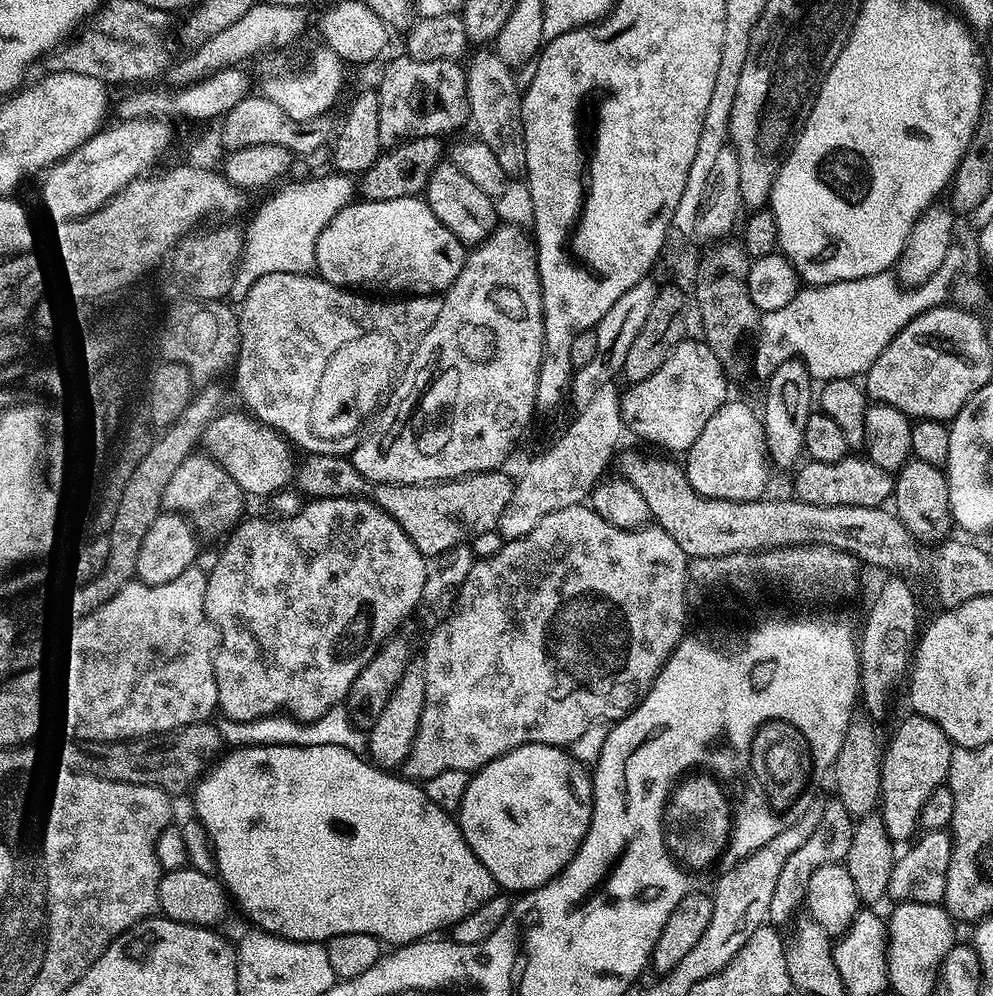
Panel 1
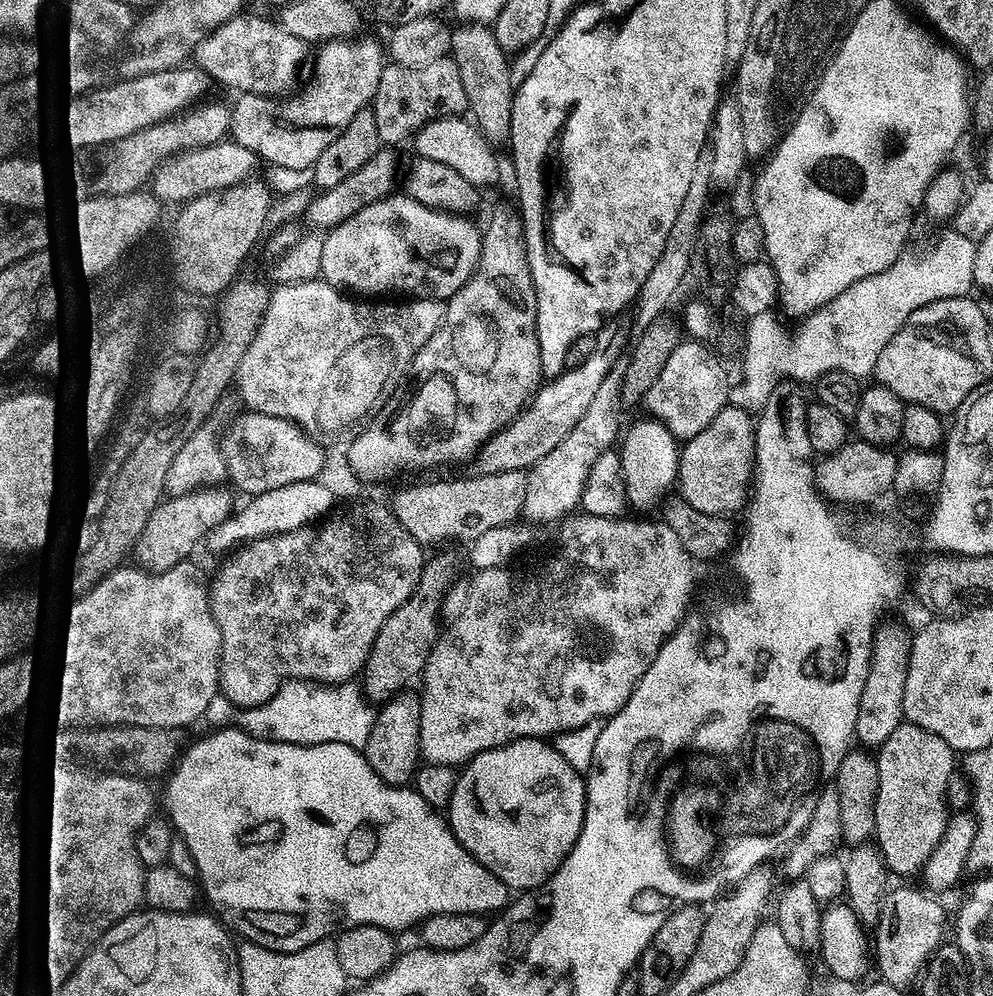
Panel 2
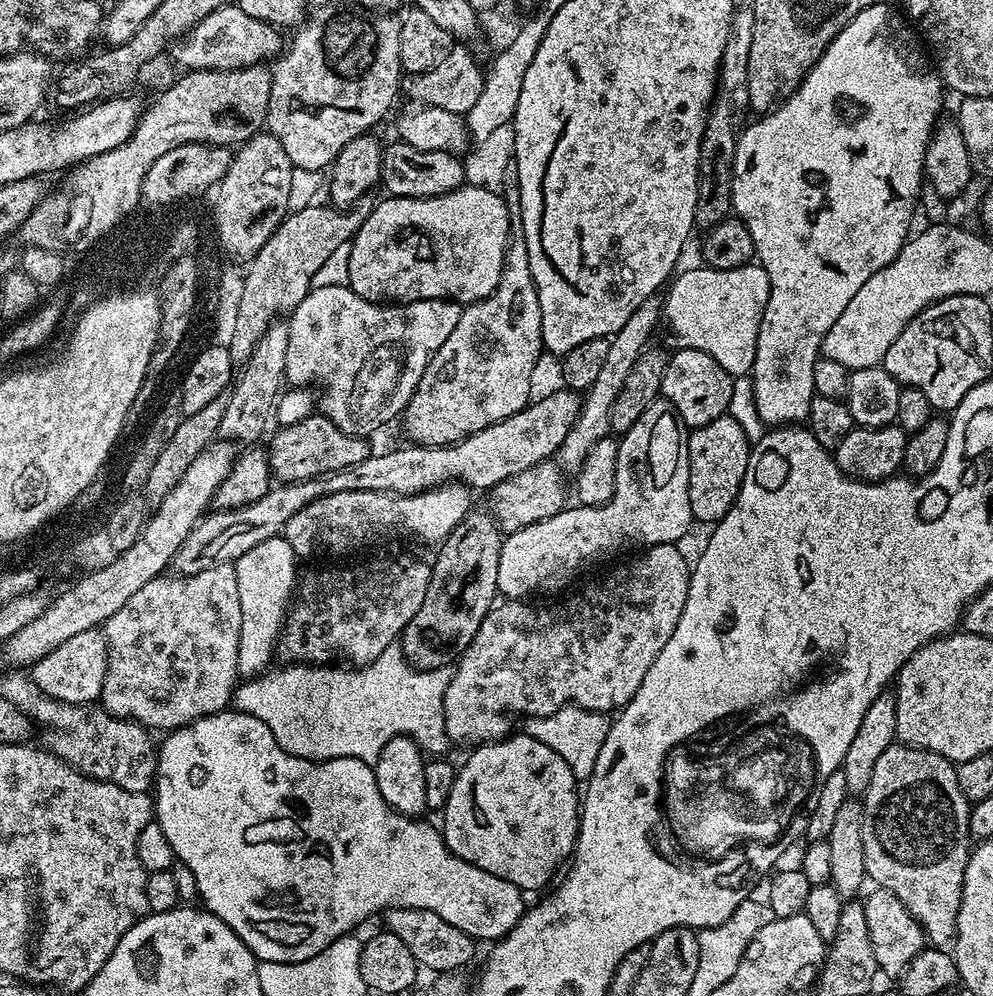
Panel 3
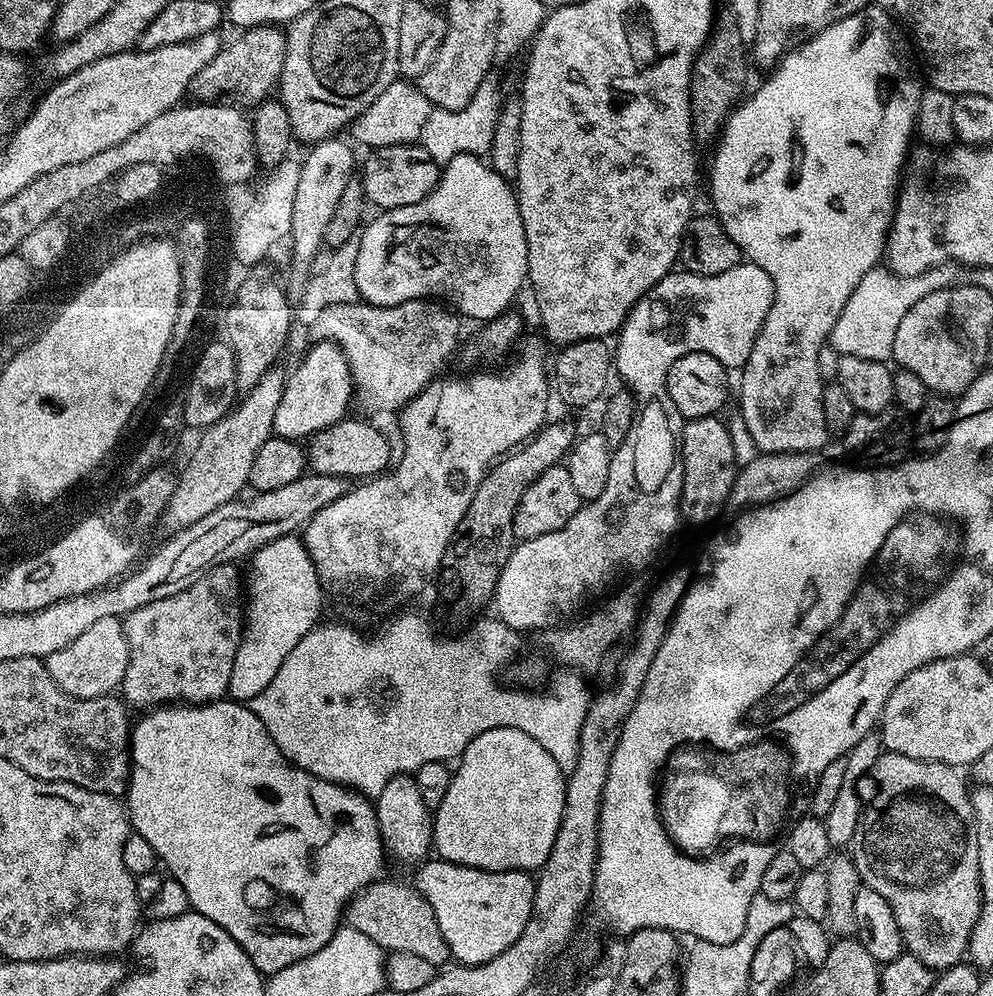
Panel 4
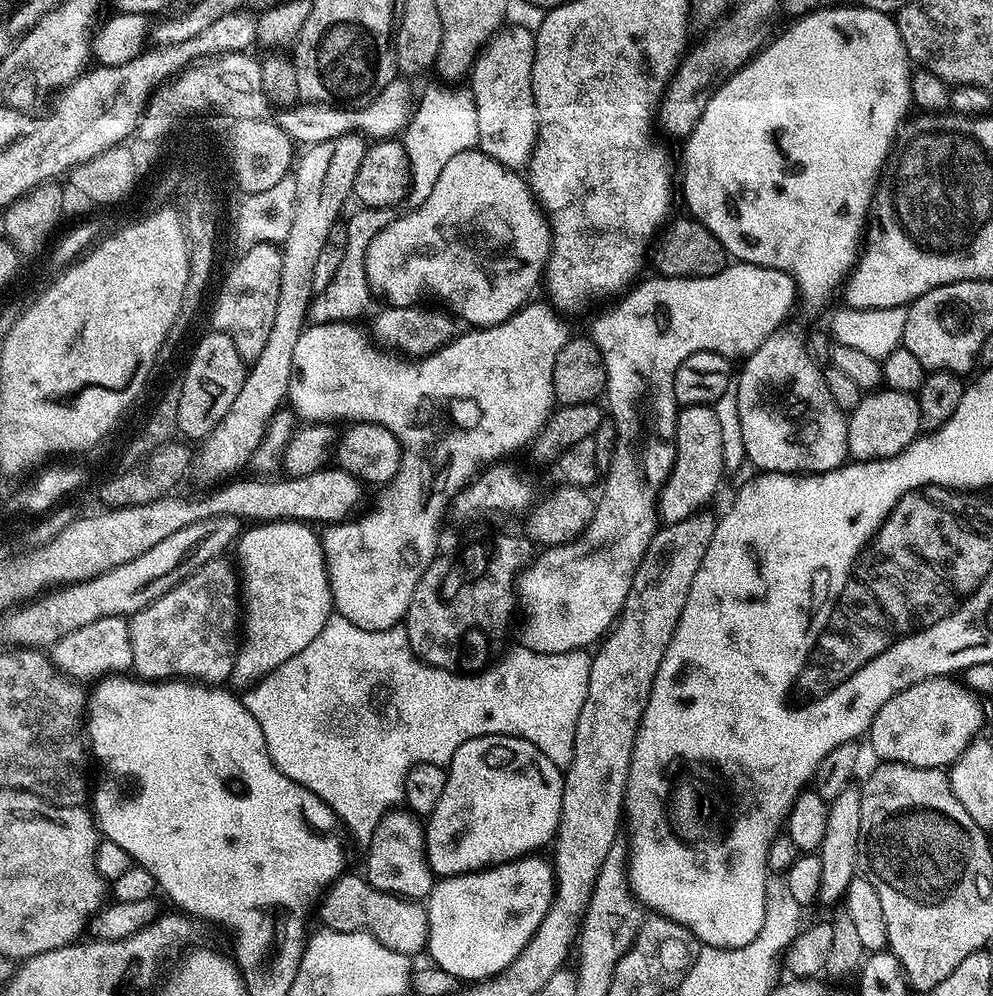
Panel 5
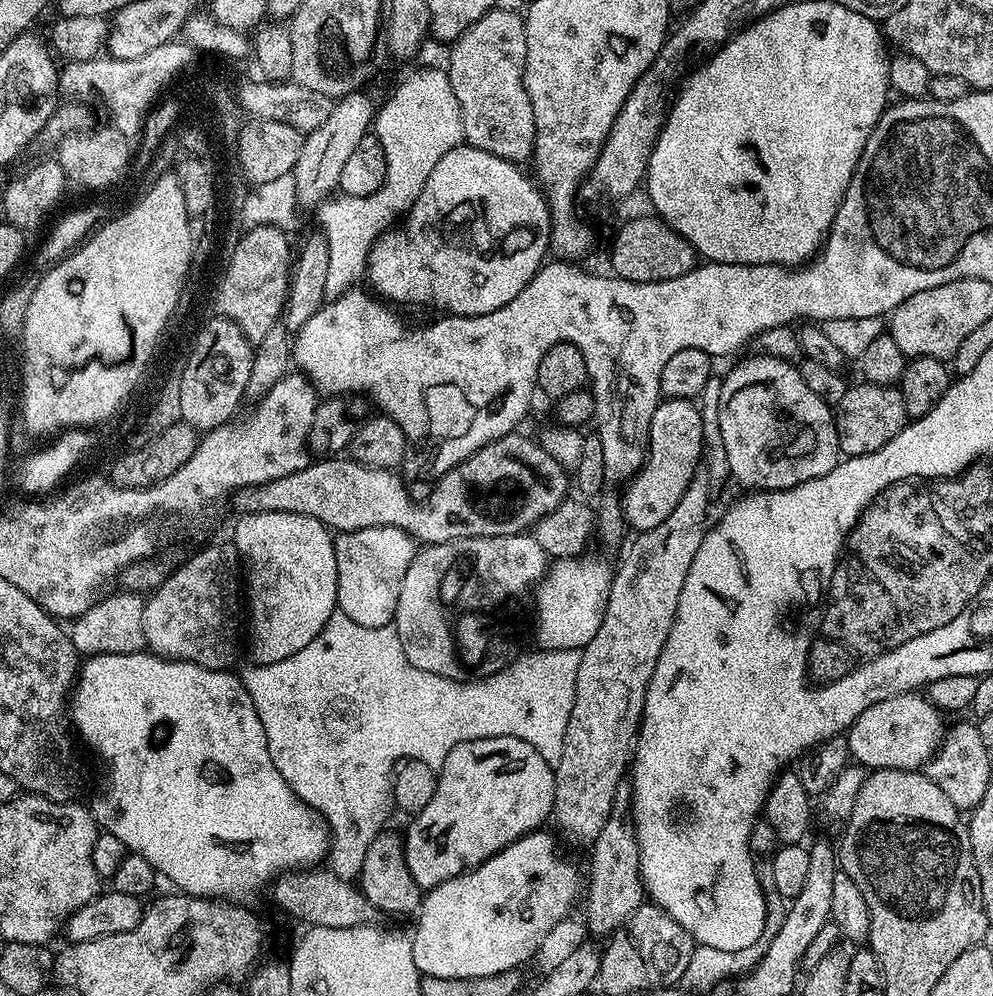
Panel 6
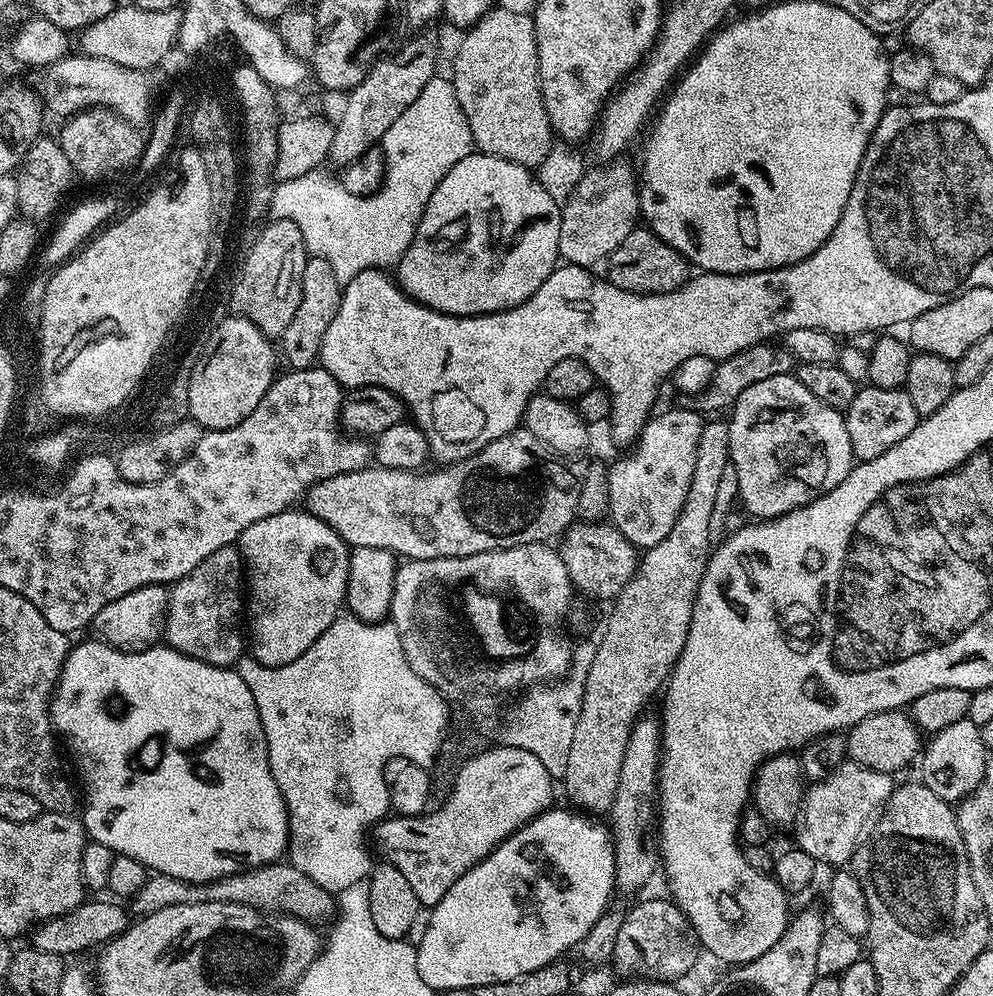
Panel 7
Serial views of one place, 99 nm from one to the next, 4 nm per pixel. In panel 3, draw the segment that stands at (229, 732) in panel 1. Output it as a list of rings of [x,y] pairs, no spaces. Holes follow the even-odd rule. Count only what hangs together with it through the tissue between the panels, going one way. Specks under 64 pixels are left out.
[[[396,642],[386,646],[386,650],[382,650],[382,654],[378,654],[378,658],[369,664],[336,668],[340,666],[289,663],[280,667],[284,668],[277,672],[268,670],[255,678],[237,683],[234,708],[237,712],[258,718],[258,722],[266,722],[270,734],[274,734],[274,742],[298,758],[333,760],[353,756],[375,765],[382,748],[395,736],[409,736],[428,754],[444,754],[450,748],[444,721],[444,699],[454,673],[451,667],[432,670],[414,668],[405,658],[403,647]]]

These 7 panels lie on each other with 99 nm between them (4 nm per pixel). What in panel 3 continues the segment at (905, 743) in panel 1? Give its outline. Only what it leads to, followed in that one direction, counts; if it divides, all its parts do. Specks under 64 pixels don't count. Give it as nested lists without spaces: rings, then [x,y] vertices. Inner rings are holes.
[[[897,742],[880,755],[870,786],[862,794],[867,879],[875,887],[890,890],[910,910],[932,946],[955,941],[962,878],[970,855],[970,801],[959,789],[956,767],[942,754]]]

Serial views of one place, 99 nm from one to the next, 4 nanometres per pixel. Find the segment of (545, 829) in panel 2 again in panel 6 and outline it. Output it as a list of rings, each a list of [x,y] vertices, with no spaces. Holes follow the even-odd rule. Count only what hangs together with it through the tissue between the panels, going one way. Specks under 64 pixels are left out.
[[[478,738],[454,746],[439,765],[434,798],[430,798],[424,809],[411,817],[408,836],[406,832],[403,837],[404,853],[414,882],[418,882],[421,890],[437,888],[442,882],[485,864],[515,840],[543,829],[544,823],[547,820],[549,823],[552,816],[555,785],[553,765],[547,764],[534,746],[518,738]]]

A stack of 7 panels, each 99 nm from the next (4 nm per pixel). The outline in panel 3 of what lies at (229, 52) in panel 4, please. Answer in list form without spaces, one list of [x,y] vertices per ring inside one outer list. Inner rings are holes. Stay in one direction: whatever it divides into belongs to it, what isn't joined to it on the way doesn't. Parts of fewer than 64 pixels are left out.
[[[251,64],[245,68],[230,70],[188,70],[180,75],[184,76],[178,77],[176,81],[173,79],[157,95],[161,96],[156,102],[143,111],[131,138],[122,146],[104,154],[104,186],[100,186],[100,220],[104,218],[105,229],[125,212],[126,204],[139,198],[141,180],[147,174],[148,167],[160,155],[183,144],[239,146],[265,127],[270,106],[272,73],[264,64]]]

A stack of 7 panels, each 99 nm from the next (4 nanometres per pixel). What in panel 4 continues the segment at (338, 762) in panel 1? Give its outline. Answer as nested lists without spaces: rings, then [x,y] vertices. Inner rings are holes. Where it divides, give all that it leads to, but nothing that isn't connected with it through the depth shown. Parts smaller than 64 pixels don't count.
[[[221,698],[213,700],[211,704],[157,706],[141,716],[144,717],[137,724],[135,721],[130,728],[130,760],[134,765],[130,772],[130,792],[136,795],[136,800],[127,801],[128,818],[134,832],[146,838],[153,847],[157,861],[168,867],[167,875],[182,884],[191,911],[222,926],[222,930],[226,930],[226,934],[230,934],[230,938],[242,946],[250,962],[261,974],[278,972],[326,946],[336,929],[341,927],[348,901],[372,884],[384,868],[386,853],[384,842],[380,839],[373,801],[351,787],[332,784],[290,763],[247,703]],[[428,858],[415,869],[414,887],[430,902],[434,918],[438,918],[438,930],[446,940],[451,959],[460,966],[485,964],[502,954],[522,934],[532,913],[536,897],[536,881],[526,872],[487,872],[481,868],[468,868],[464,864],[451,864],[449,860]]]

